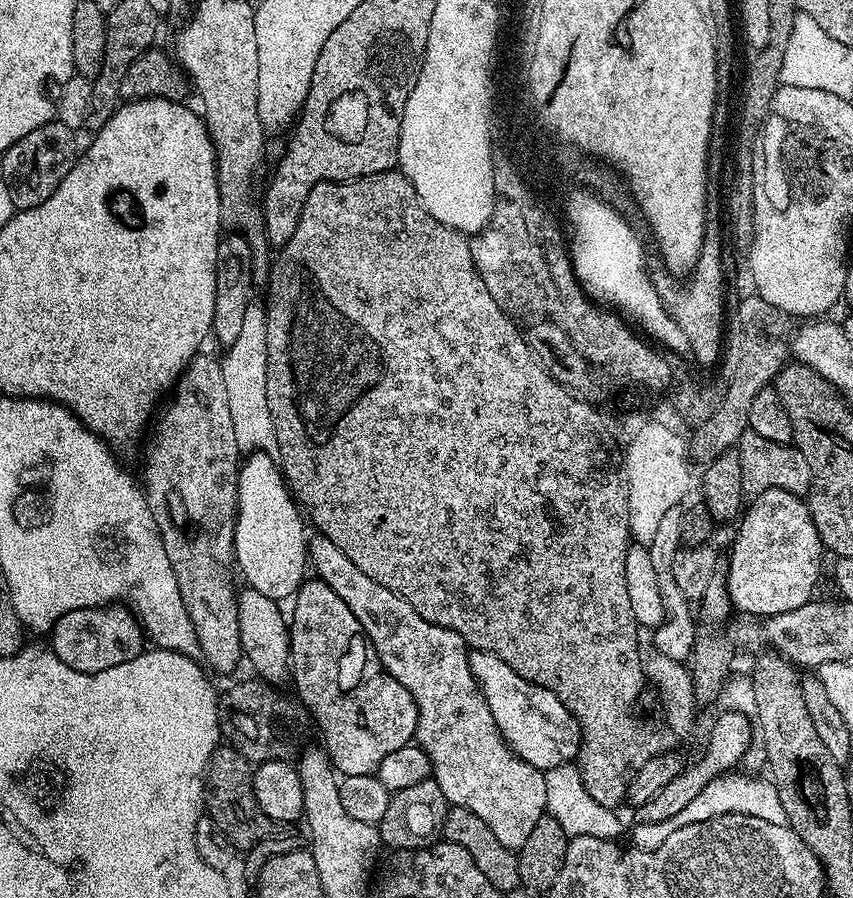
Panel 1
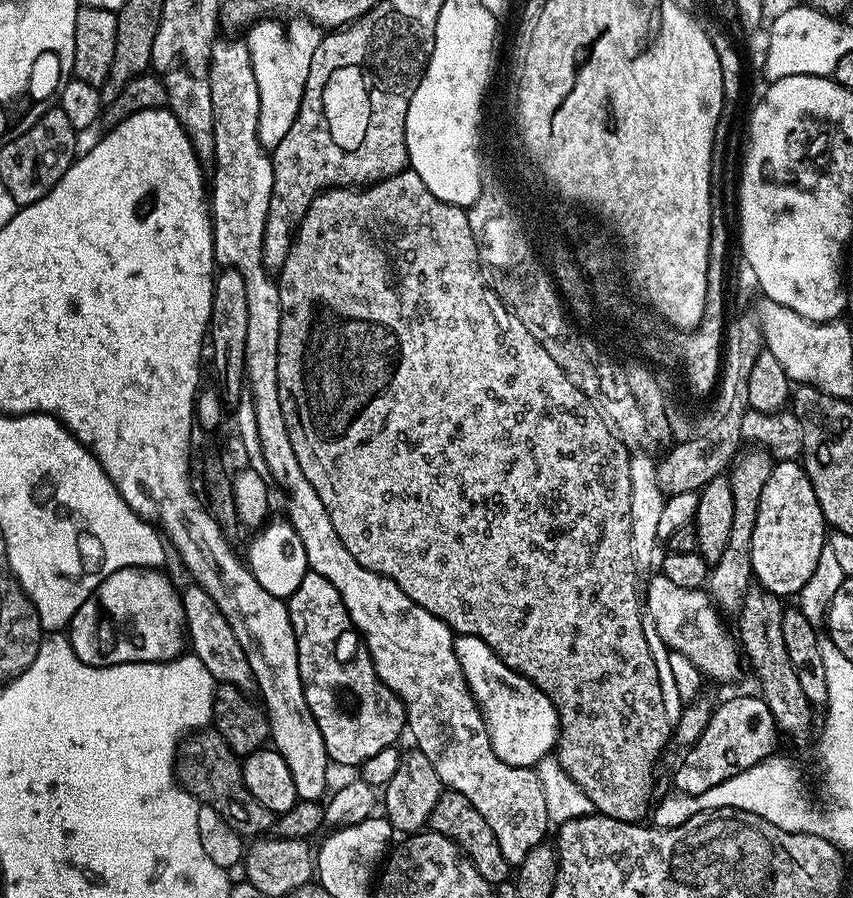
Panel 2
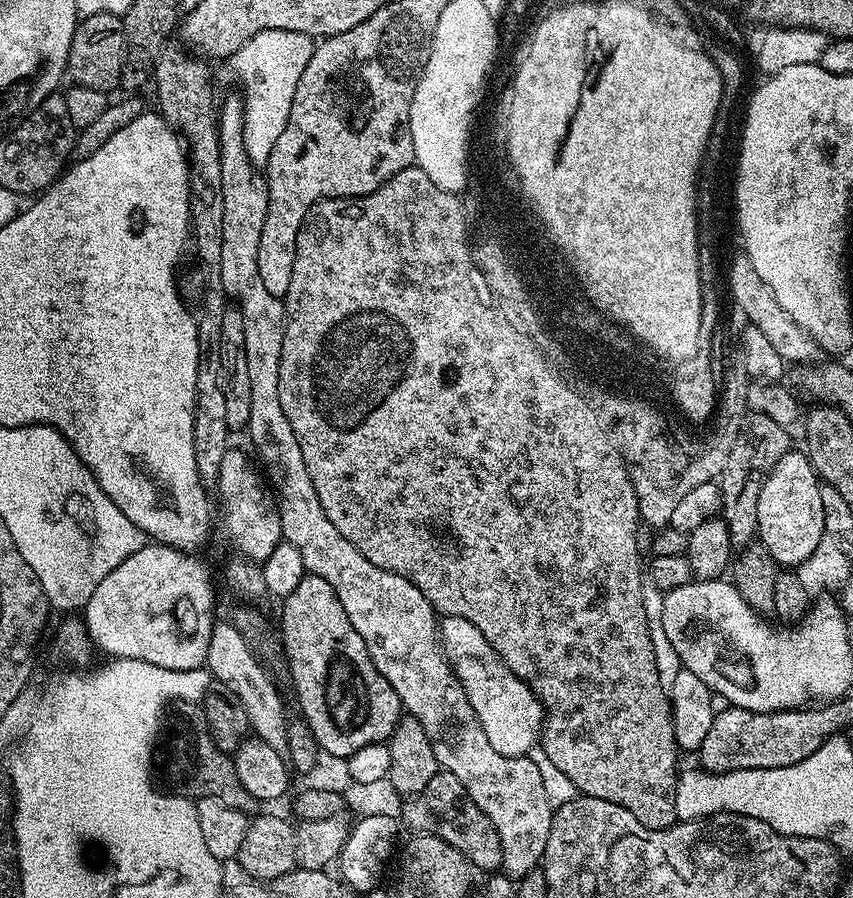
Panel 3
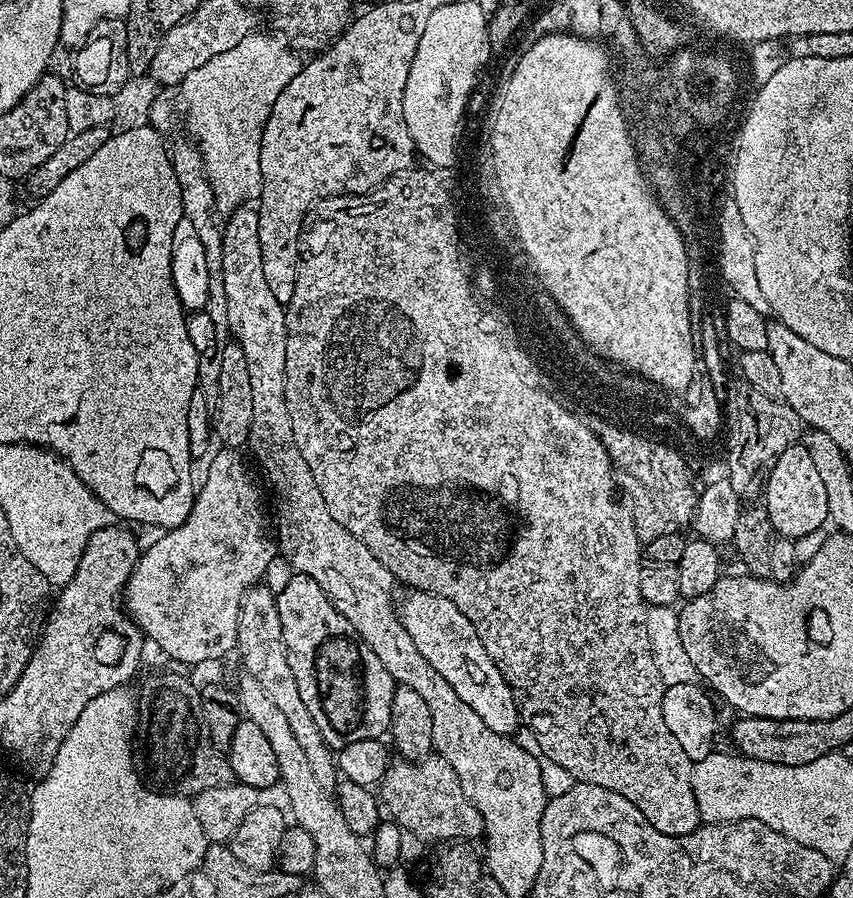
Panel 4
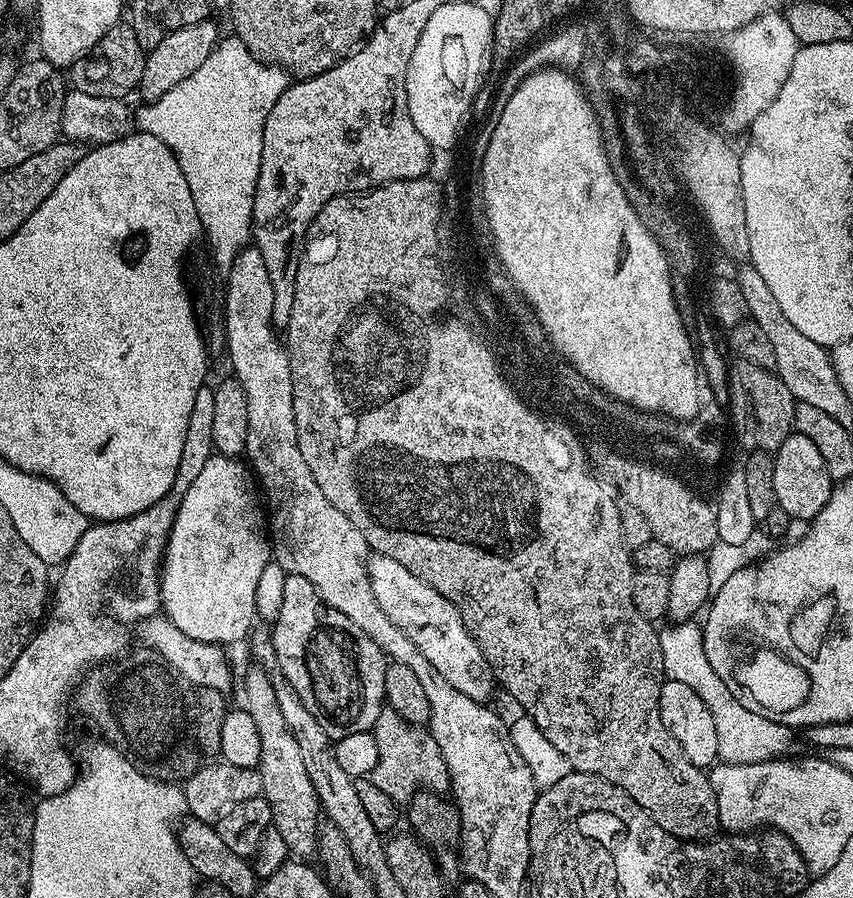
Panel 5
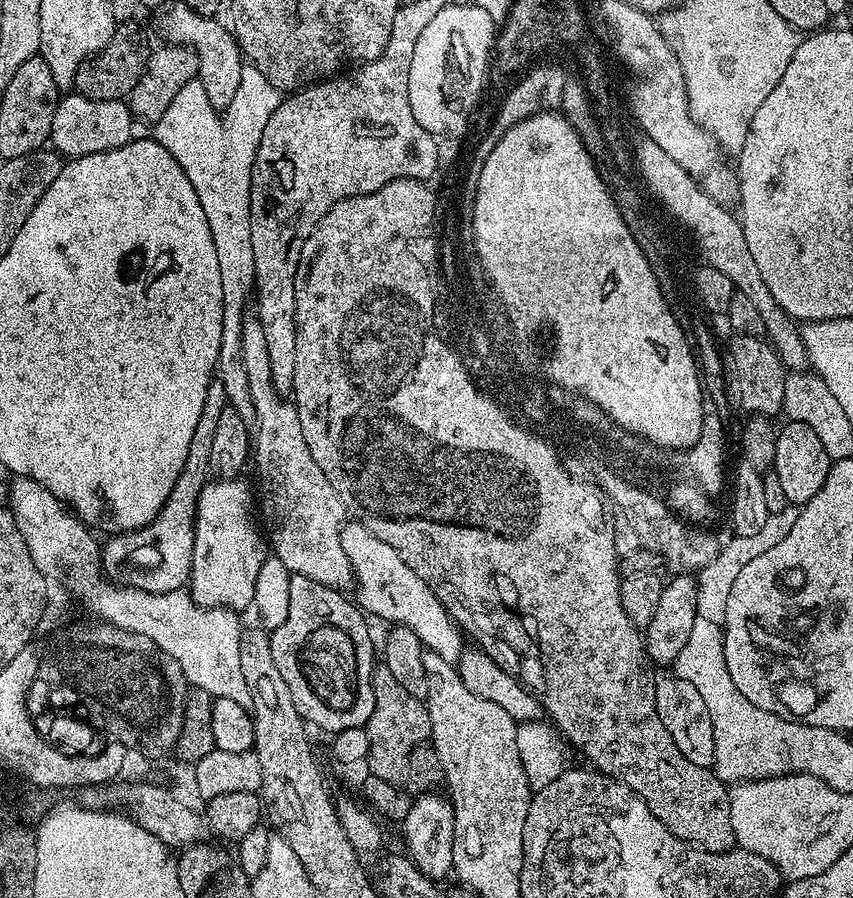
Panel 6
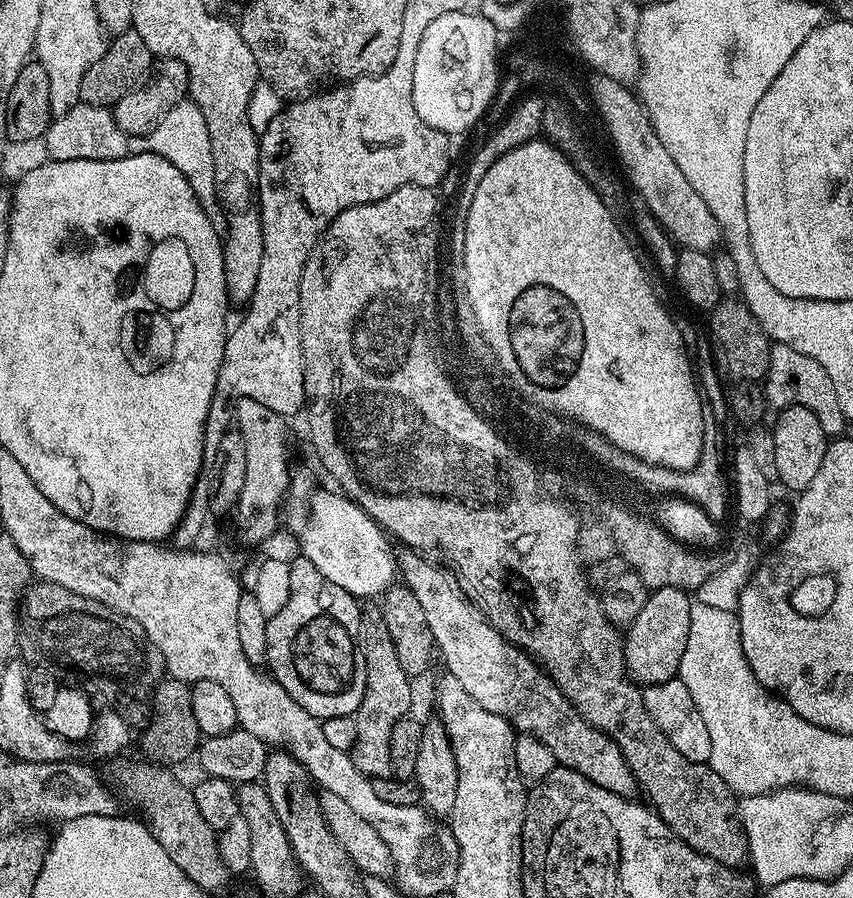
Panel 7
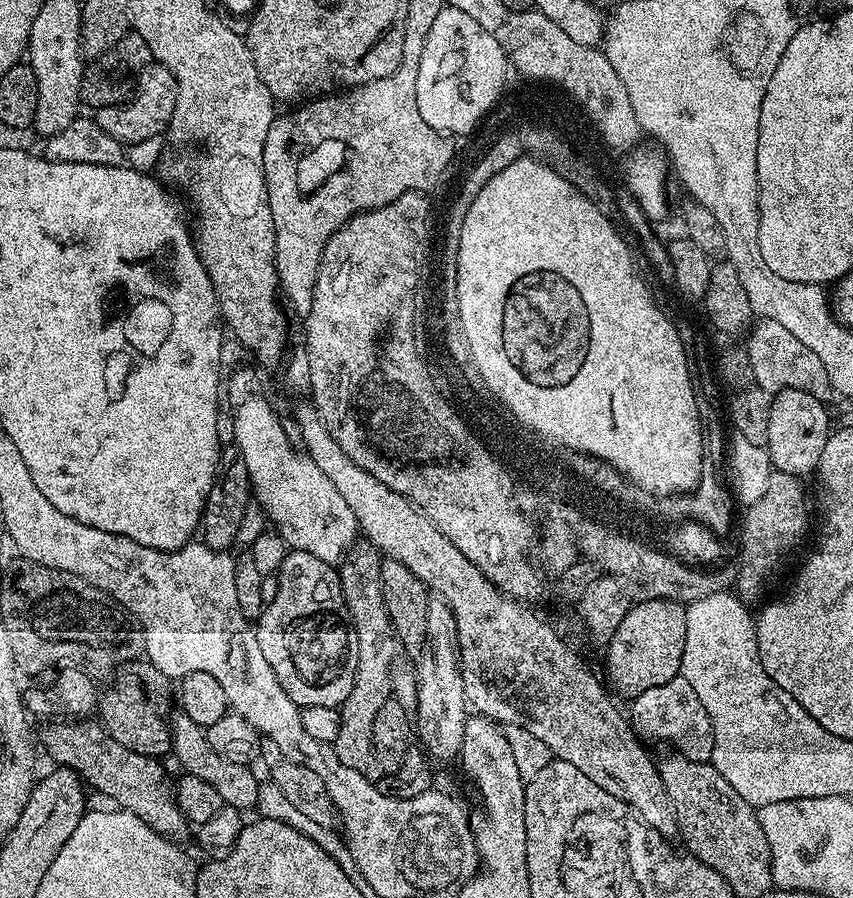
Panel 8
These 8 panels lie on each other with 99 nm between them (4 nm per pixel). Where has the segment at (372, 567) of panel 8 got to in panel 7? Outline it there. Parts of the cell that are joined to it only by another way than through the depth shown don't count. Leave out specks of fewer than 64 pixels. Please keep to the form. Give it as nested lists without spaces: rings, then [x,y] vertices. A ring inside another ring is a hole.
[[[365,607],[360,613],[360,649],[366,666],[366,690],[362,694],[362,702],[356,711],[356,725],[358,738],[354,742],[350,753],[354,766],[362,770],[362,774],[372,780],[388,780],[392,776],[392,763],[390,762],[390,734],[396,729],[398,721],[409,715],[408,707],[412,700],[408,695],[412,692],[413,681],[402,670],[398,662],[398,653],[394,650],[394,642],[390,639],[390,630],[386,630],[383,611],[379,607]]]

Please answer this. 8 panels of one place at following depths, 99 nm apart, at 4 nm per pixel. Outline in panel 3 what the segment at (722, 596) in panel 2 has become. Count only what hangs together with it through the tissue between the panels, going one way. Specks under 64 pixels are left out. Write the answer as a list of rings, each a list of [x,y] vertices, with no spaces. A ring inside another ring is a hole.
[[[759,414],[749,415],[734,442],[730,458],[726,458],[726,466],[718,477],[722,498],[720,516],[730,530],[733,549],[743,550],[757,539],[758,494],[762,494],[762,486],[770,470],[774,470],[778,458],[782,458],[782,454],[786,454],[793,447],[788,432],[789,429],[774,422],[774,418],[766,418]]]

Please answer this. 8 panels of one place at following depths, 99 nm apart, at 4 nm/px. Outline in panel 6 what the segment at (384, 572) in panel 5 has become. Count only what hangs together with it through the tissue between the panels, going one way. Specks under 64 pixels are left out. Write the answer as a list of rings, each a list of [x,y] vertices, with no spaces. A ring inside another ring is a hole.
[[[355,522],[345,523],[340,531],[342,550],[346,550],[346,558],[352,563],[352,575],[356,592],[360,595],[358,604],[369,617],[377,616],[380,620],[392,620],[393,625],[404,624],[424,643],[427,651],[446,658],[446,662],[456,664],[460,659],[461,629],[455,620],[444,609],[443,602],[432,593],[430,586],[398,558],[398,550],[394,546],[386,546],[382,538],[374,538],[366,526]]]

